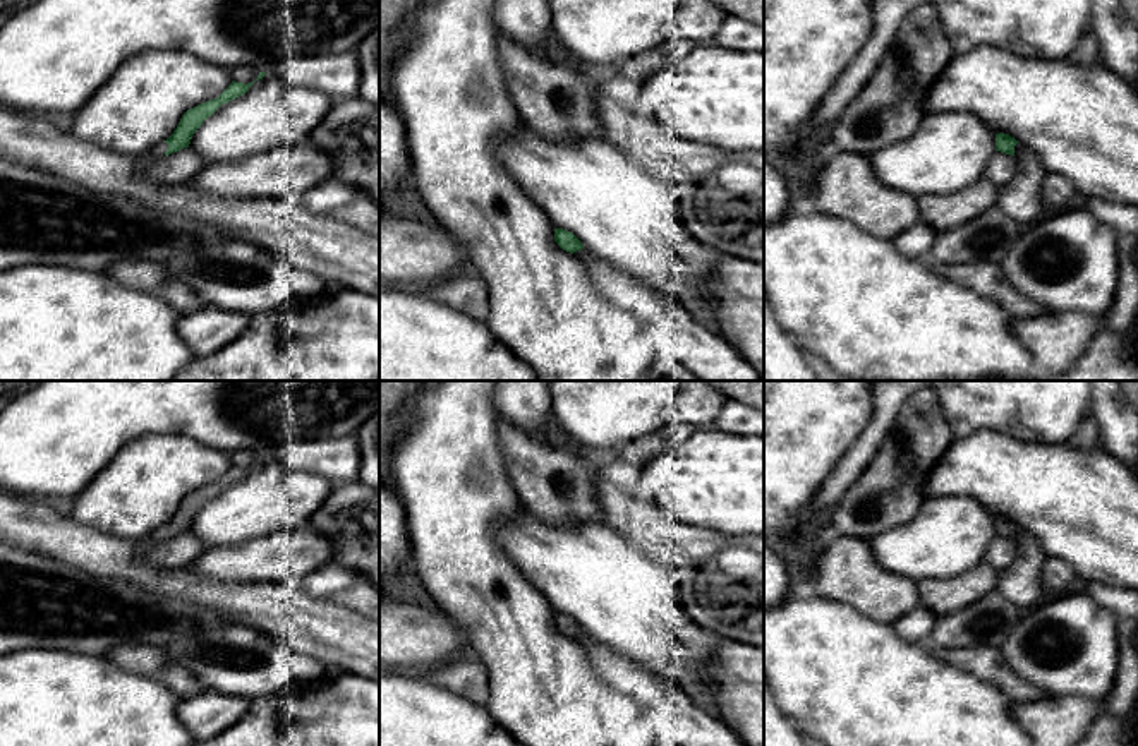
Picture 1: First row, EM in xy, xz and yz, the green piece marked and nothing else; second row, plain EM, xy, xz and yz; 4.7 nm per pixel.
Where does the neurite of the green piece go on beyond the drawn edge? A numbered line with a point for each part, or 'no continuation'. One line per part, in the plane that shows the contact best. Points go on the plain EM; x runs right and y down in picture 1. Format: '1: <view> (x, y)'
1: xy (340, 638)

